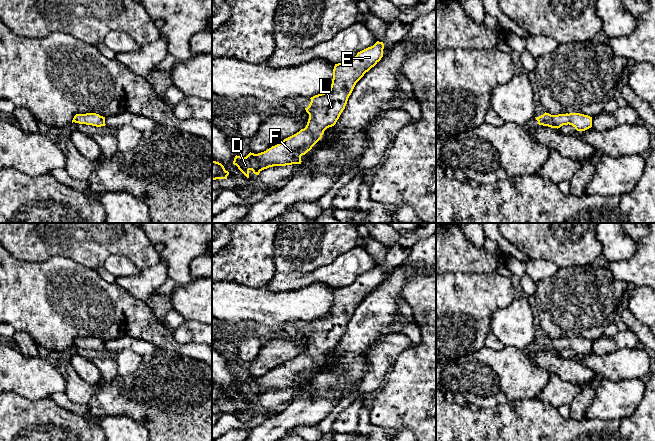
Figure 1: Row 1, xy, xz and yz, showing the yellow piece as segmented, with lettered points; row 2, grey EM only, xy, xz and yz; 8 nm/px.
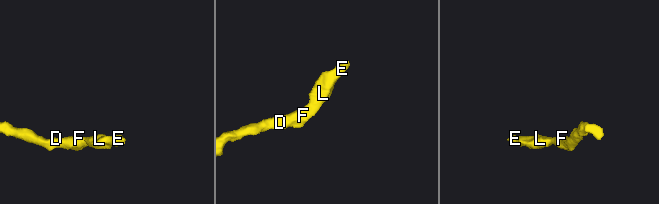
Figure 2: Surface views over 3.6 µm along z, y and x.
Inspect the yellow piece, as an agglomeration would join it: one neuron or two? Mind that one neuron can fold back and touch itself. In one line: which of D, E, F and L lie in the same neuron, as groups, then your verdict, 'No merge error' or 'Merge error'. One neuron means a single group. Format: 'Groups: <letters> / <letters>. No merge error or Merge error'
Groups: D E F L. No merge error

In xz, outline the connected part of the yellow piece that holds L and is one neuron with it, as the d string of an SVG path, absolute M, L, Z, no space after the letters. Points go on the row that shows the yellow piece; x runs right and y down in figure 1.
M377 41L373 46L358 52L351 61L335 64L330 90L311 97L309 106L305 108L306 112L309 114L309 119L304 129L301 129L296 134L284 139L279 144L272 146L264 152L258 154L250 152L246 157L236 155L233 164L236 165L247 178L249 178L250 170L252 170L254 174L259 175L262 170L269 167L301 164L301 156L312 149L322 138L327 128L336 124L341 113L345 109L348 98L356 83L381 60L383 57L383 49L383 42Z

